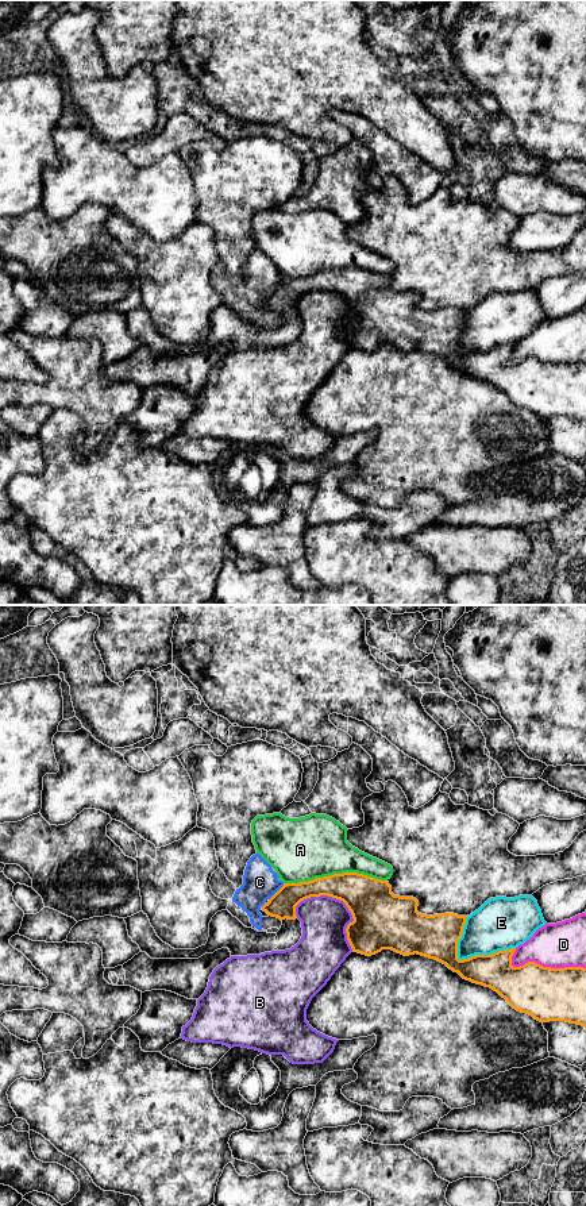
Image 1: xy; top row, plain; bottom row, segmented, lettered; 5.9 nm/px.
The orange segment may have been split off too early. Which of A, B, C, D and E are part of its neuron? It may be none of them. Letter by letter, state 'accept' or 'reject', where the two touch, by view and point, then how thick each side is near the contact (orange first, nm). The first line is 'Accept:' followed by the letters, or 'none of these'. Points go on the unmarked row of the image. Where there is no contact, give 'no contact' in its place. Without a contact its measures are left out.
Accept: none of these
A: reject | xy (334, 269) | 260/380 nm
B: reject | xy (343, 296) | 320/280 nm
C: reject | xy (277, 286) | 160/200 nm
D: reject | xy (544, 362) | 320/280 nm
E: reject | xy (485, 350) | 200/320 nm

